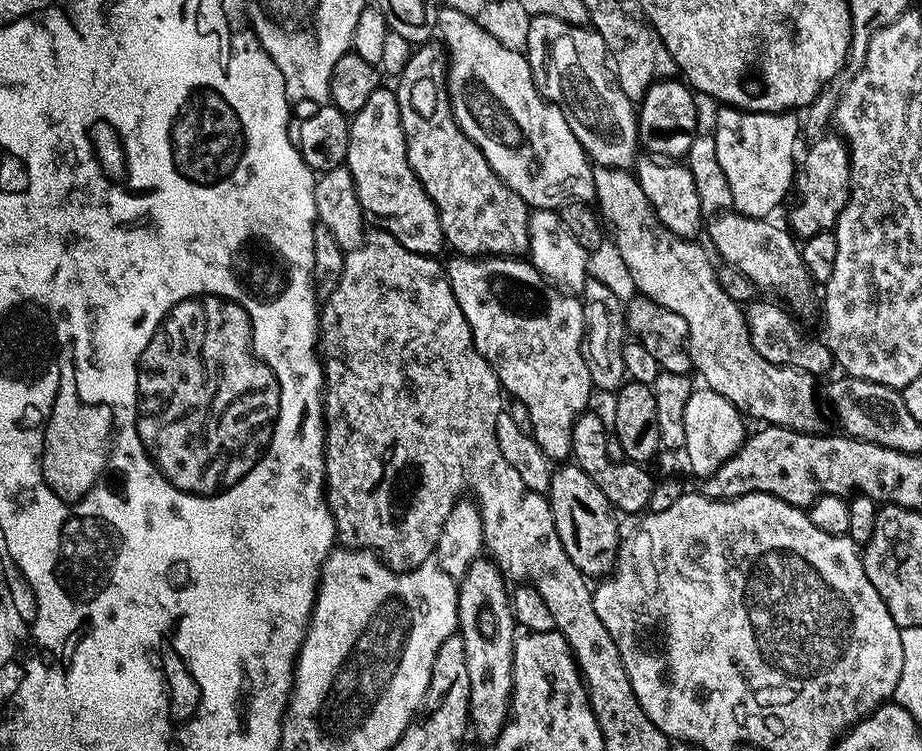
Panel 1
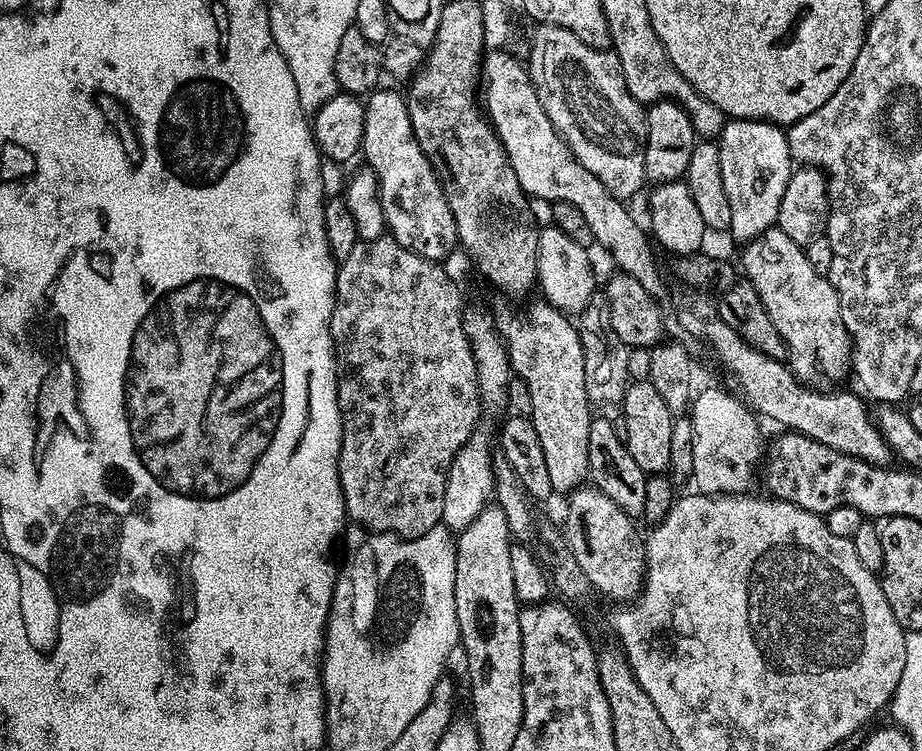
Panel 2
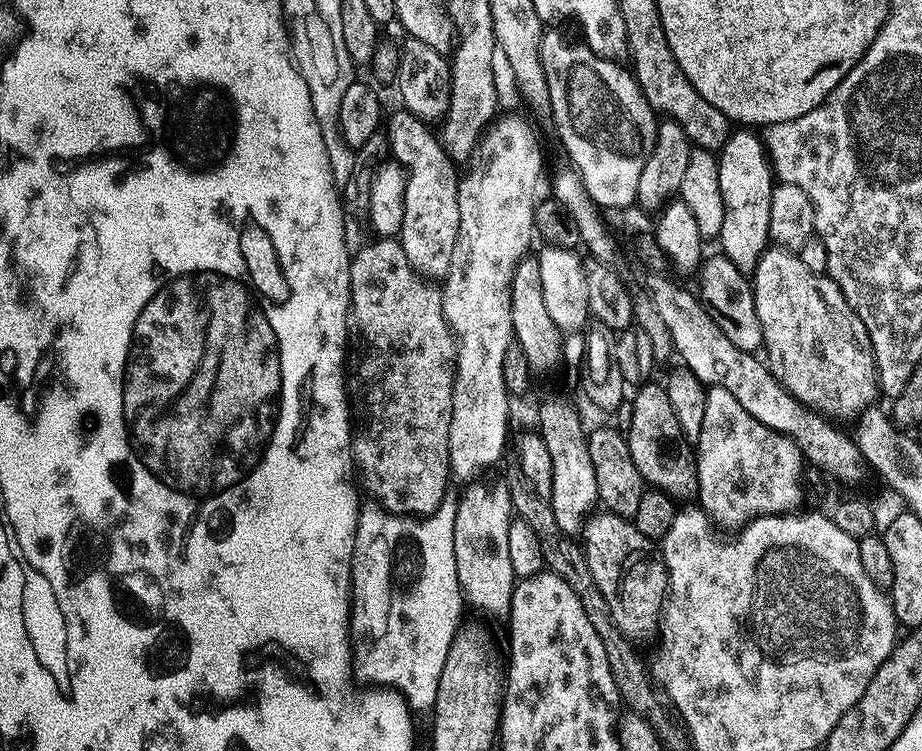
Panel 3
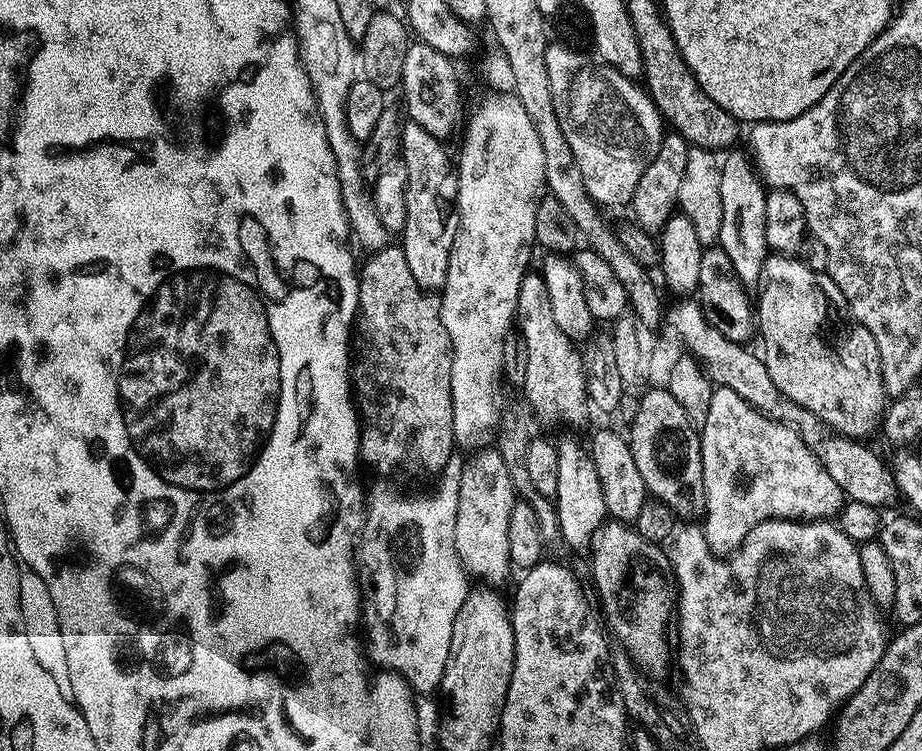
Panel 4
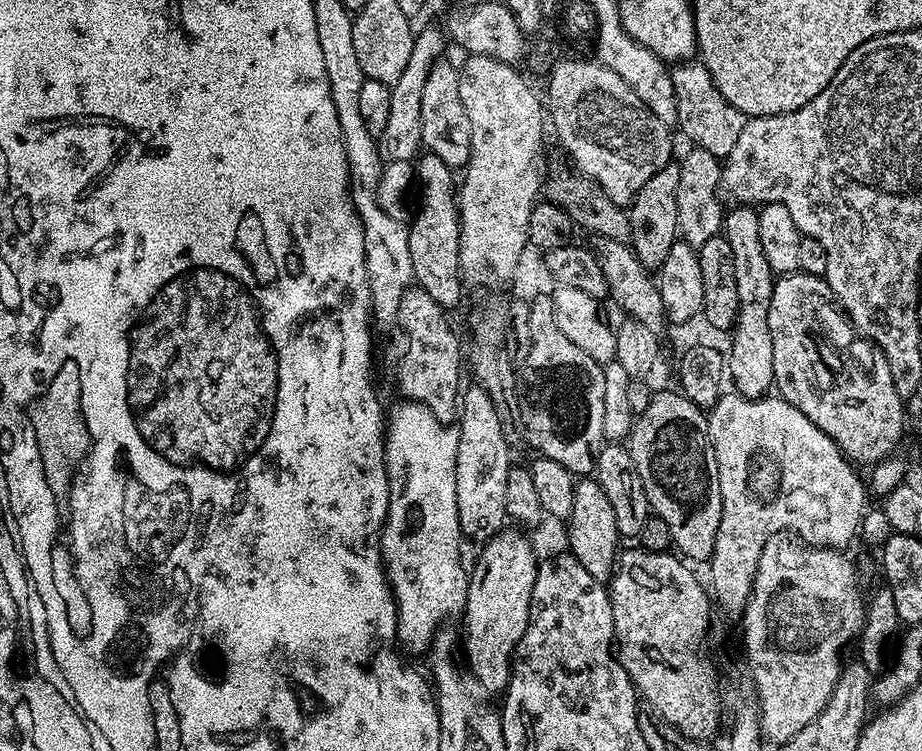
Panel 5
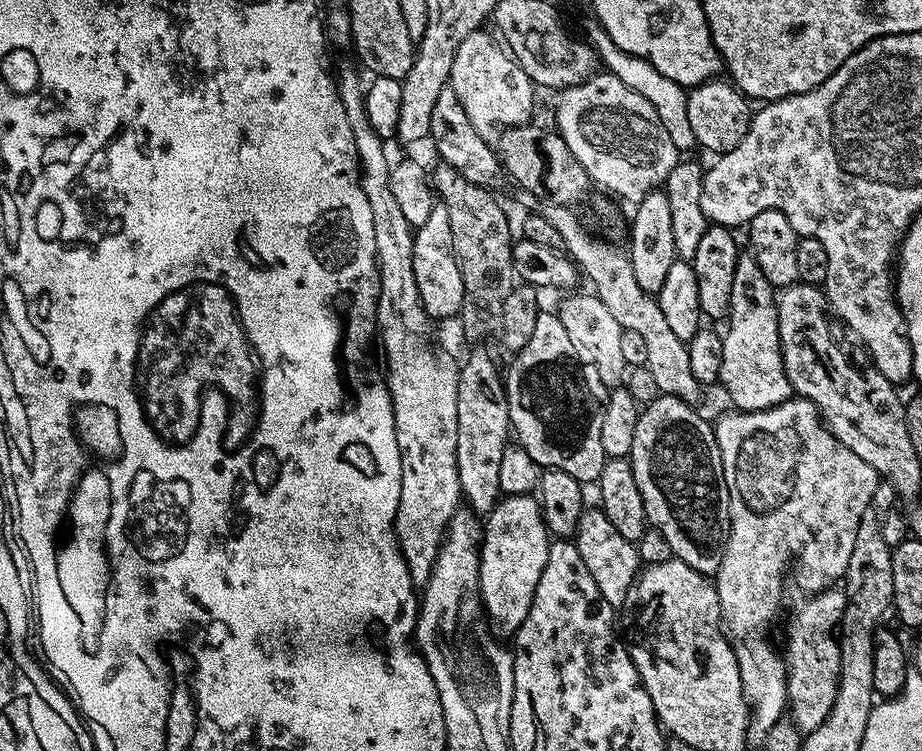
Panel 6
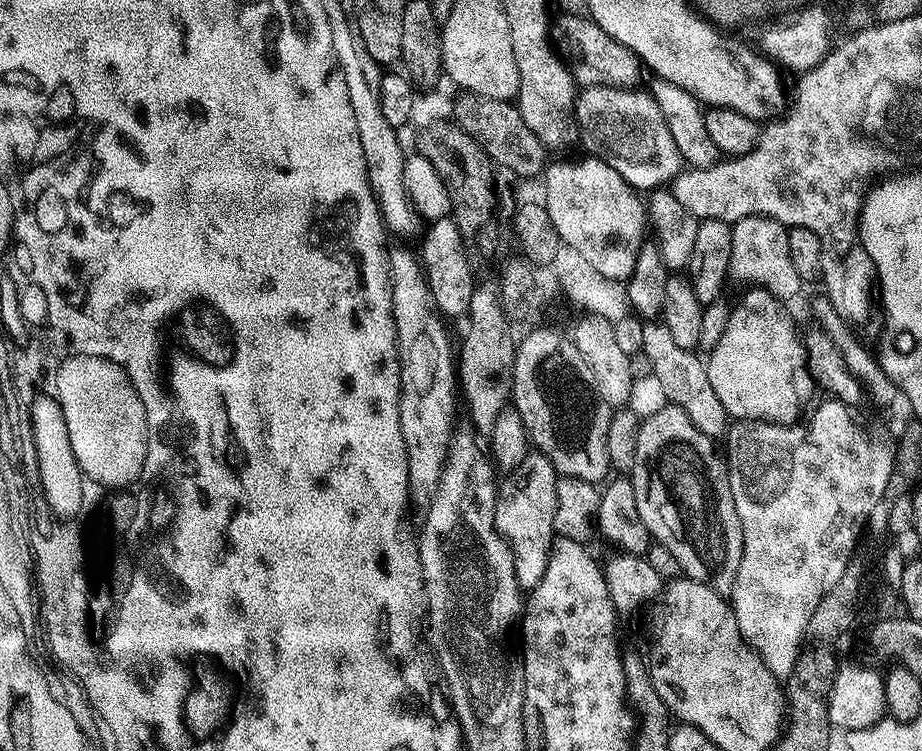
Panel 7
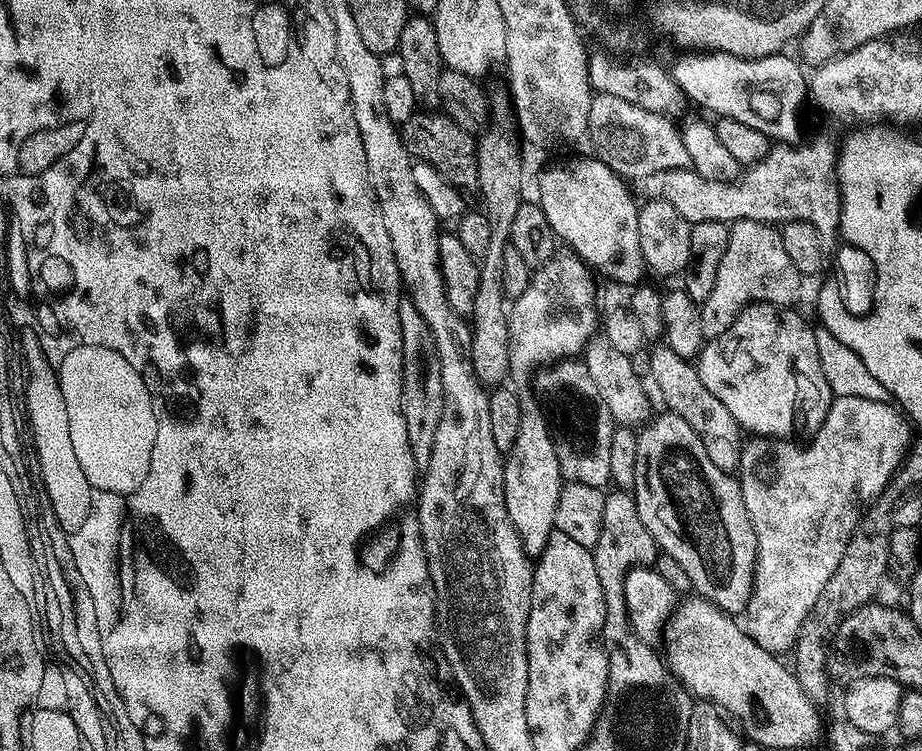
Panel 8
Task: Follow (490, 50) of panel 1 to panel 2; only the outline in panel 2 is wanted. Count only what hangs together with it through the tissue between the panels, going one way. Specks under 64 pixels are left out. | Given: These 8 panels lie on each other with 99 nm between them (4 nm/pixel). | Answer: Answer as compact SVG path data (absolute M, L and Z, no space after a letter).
M489 51L482 61L482 108L500 139L509 166L514 174L518 174L522 190L536 202L570 202L570 206L578 206L586 222L590 222L593 241L597 245L600 243L612 255L613 262L617 264L615 267L630 274L630 278L638 278L645 290L659 297L664 284L652 257L649 233L645 229L644 233L639 222L628 213L629 205L617 196L611 196L606 186L602 186L602 182L598 182L598 178L594 178L594 174L590 174L590 170L574 158L550 118L546 118L546 110L542 110L542 102L538 102L527 67L521 61L519 64L508 52Z

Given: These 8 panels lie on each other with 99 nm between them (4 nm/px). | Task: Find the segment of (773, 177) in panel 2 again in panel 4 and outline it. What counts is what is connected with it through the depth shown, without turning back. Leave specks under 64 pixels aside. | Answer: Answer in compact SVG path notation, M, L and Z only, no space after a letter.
M729 151L722 160L722 230L718 246L726 250L730 262L734 262L734 271L744 287L752 290L759 285L764 264L770 255L766 242L768 192L749 157L736 151Z

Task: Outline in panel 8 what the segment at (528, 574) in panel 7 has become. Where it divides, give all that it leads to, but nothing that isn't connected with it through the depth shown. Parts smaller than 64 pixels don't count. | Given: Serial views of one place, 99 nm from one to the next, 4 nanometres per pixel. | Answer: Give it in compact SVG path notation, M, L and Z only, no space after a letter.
M528 398L521 399L522 427L518 432L518 442L506 453L504 460L506 510L524 551L532 558L542 554L546 538L550 538L556 526L554 513L558 511L558 494L562 487L558 454L552 441L553 429L541 405L537 404Z

